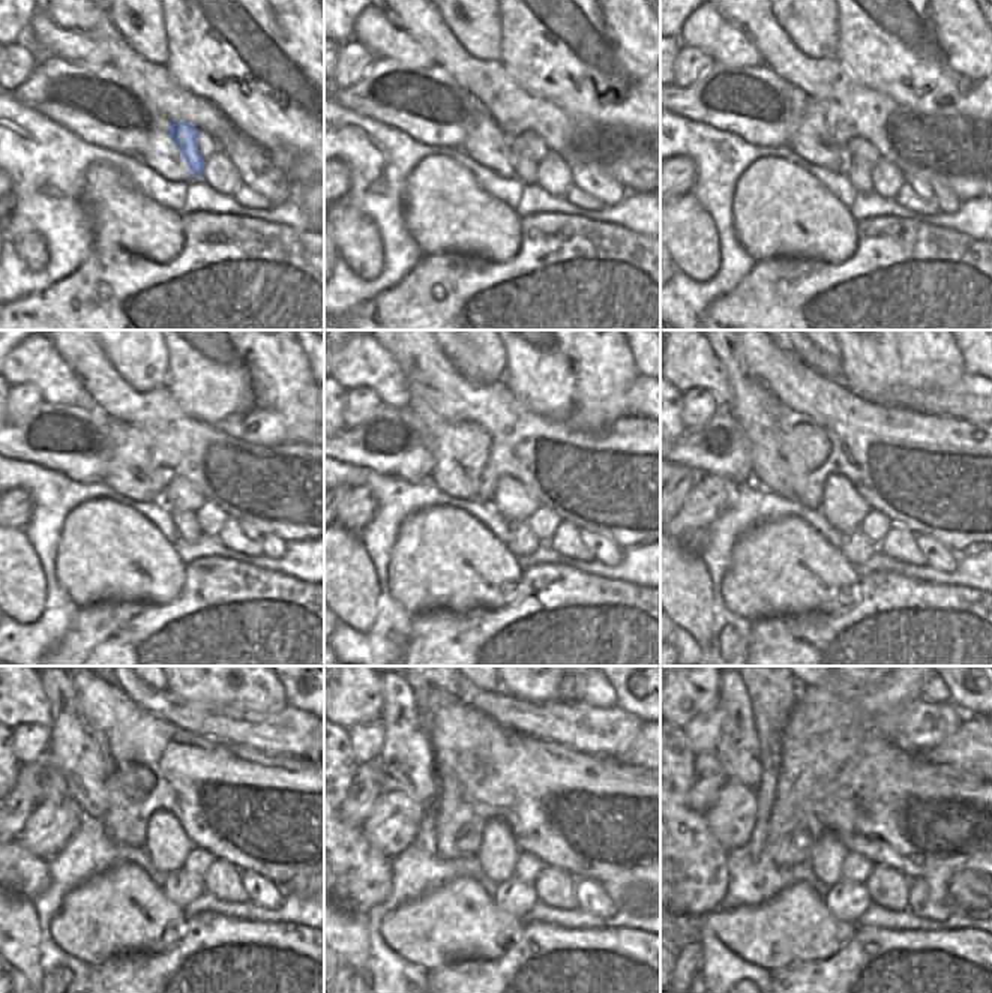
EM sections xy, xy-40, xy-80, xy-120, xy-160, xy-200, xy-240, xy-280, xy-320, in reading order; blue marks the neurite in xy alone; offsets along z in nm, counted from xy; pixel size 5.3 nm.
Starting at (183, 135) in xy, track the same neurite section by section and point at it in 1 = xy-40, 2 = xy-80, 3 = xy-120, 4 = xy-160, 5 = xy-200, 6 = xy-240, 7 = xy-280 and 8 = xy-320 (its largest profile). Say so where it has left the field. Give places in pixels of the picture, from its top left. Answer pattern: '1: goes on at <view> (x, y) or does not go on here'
1: goes on at xy-40 (524, 170)
2: goes on at xy-80 (859, 173)
3: goes on at xy-120 (186, 524)
4: goes on at xy-160 (523, 542)
5: goes on at xy-200 (856, 548)
6: goes on at xy-240 (180, 887)
7: goes on at xy-280 (517, 897)
8: goes on at xy-320 (847, 900)

